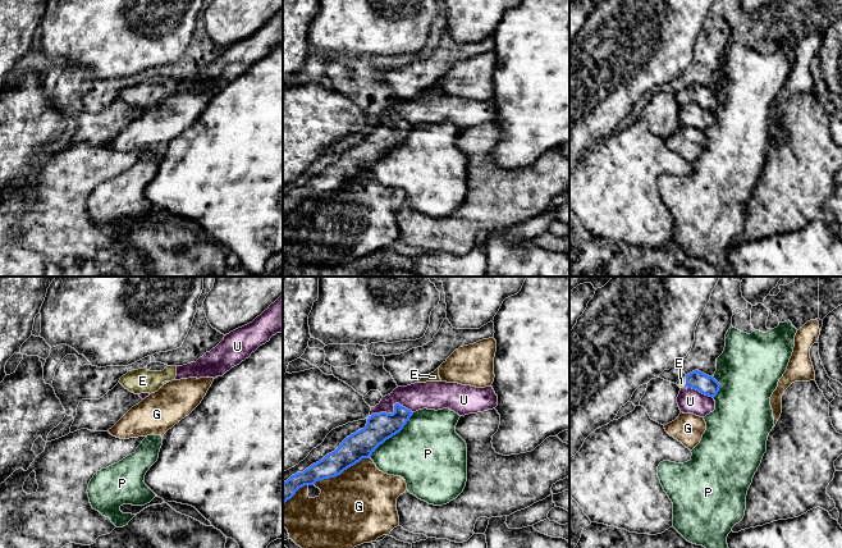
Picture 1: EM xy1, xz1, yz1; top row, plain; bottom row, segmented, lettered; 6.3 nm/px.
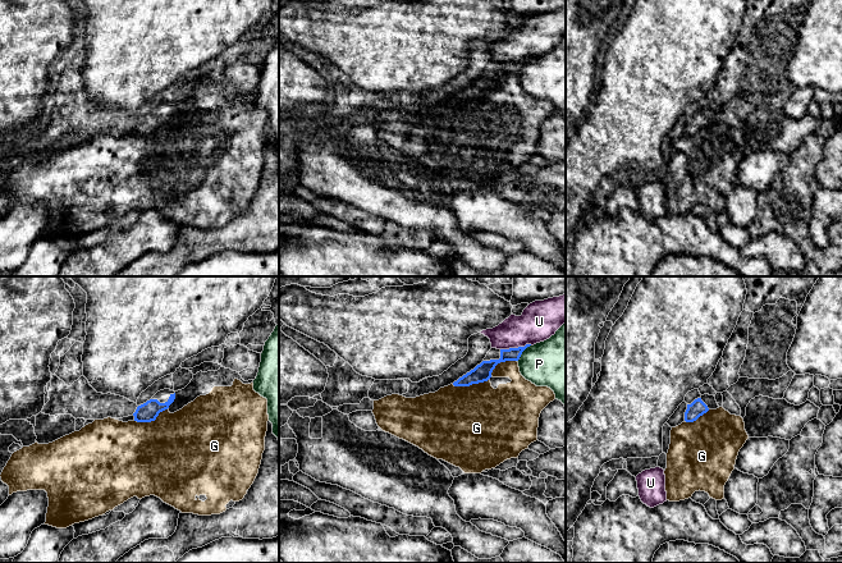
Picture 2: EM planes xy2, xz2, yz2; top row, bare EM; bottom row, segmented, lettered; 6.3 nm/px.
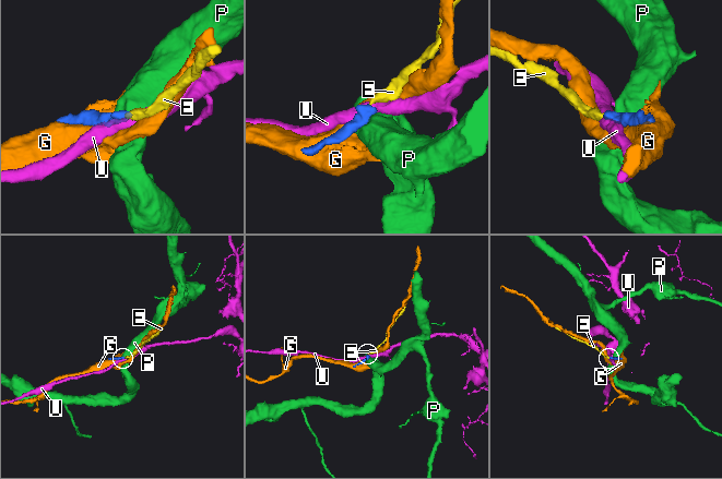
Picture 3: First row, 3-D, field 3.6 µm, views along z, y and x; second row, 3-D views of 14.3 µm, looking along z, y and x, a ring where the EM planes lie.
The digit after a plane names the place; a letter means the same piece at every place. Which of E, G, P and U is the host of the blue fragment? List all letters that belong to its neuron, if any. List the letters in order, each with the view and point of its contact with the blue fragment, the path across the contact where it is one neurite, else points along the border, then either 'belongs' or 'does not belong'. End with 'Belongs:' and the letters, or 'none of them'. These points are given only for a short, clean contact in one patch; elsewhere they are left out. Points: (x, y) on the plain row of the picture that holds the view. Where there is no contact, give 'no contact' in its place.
E: yz1 (686, 95) | across yz1 (705, 97), (701, 95), (686, 95), (681, 96) | belongs
G: xz1 (341, 186) | does not belong
P: xz1 (392, 149) | along xz1 (413, 126), (407, 136), (387, 151), (370, 170) | does not belong
U: xz1 (394, 124) | along xz1 (412, 124), (396, 117), (392, 126), (374, 126), (370, 129) | does not belong
Belongs: E

